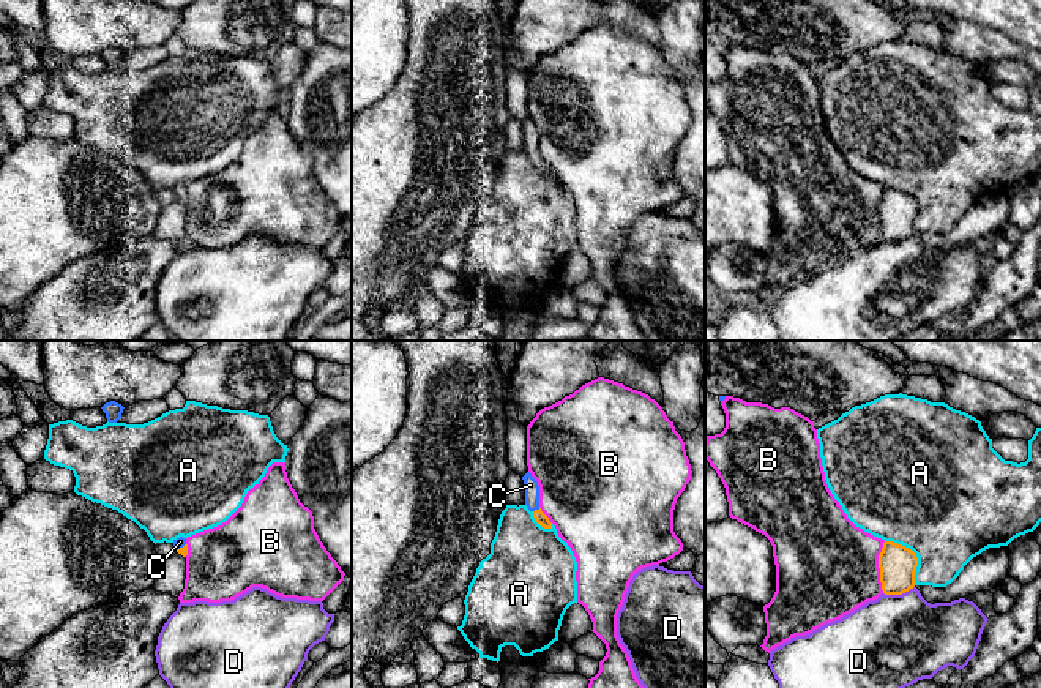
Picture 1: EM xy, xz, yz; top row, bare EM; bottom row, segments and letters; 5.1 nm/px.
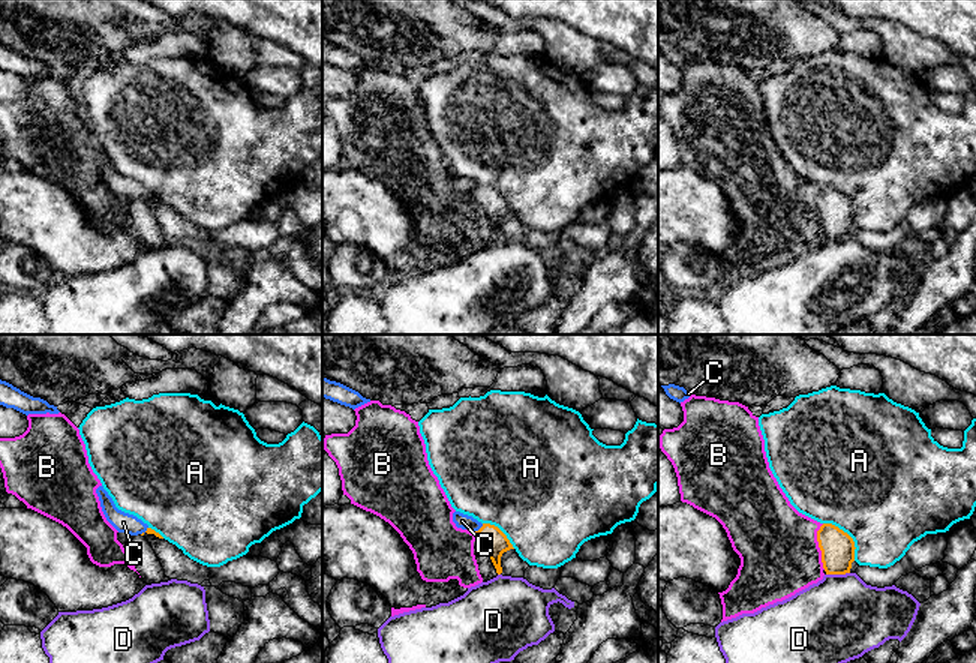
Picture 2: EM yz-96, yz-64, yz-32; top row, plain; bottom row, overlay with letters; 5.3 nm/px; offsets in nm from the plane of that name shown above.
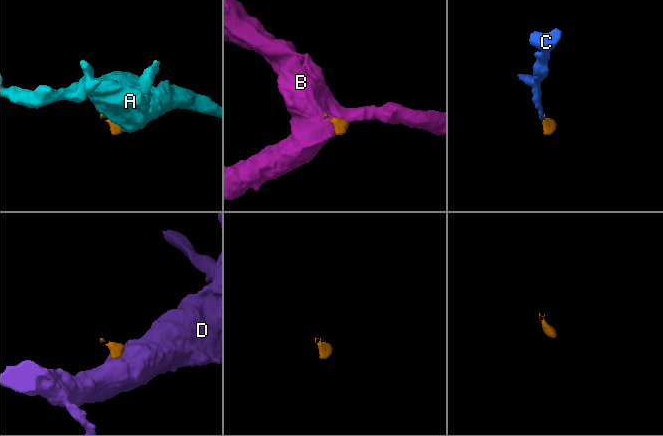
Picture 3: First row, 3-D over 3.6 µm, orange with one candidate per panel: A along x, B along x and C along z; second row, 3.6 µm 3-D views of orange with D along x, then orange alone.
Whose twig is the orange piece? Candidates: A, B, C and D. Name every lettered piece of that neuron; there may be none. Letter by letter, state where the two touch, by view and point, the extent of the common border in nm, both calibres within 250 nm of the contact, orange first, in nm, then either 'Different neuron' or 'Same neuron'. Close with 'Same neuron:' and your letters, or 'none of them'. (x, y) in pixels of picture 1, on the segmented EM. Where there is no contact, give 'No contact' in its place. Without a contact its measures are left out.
A: Touches orange at yz (915, 554). Shared border 280 nm. Thickness 190 nm (orange) against 500 nm. Different neuron
B: Touches orange at yz (879, 567). Shared border 260 nm. Thickness 190 nm (orange) against 500 nm. Different neuron
C: Touches orange at xz (537, 510). Shared border 40 nm. Thickness 60 nm (orange) against 80 nm. Same neuron
D: Touches orange at yz (898, 594). Shared border 170 nm. Thickness 190 nm (orange) against 460 nm. Different neuron
Same neuron: C

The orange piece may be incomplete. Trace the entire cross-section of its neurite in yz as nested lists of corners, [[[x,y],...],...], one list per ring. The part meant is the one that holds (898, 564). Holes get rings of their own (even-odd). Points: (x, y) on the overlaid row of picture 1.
[[[885,541],[879,555],[880,582],[885,595],[902,595],[916,585],[916,554],[897,543]]]

